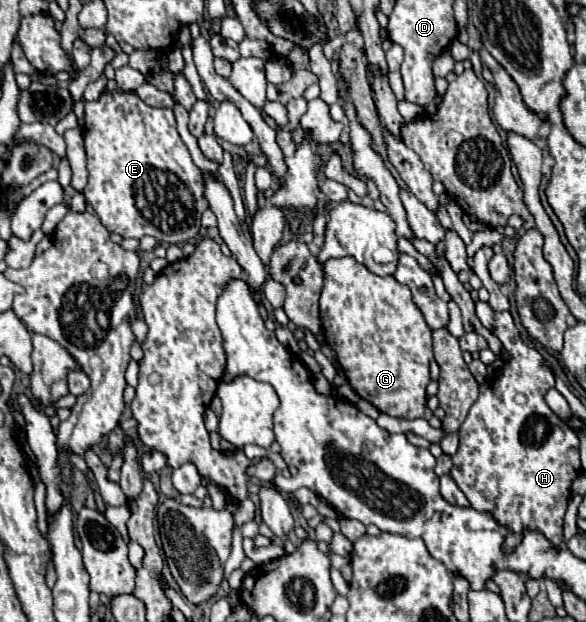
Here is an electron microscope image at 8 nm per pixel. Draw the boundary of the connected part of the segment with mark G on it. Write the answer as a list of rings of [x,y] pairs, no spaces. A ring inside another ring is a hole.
[[[354,257],[326,261],[326,279],[320,295],[320,317],[326,343],[334,349],[336,361],[344,369],[352,389],[378,407],[378,411],[400,419],[430,419],[432,411],[426,405],[426,385],[430,383],[428,363],[432,359],[432,329],[412,301],[410,289],[398,283],[392,275],[380,277],[370,273]]]

